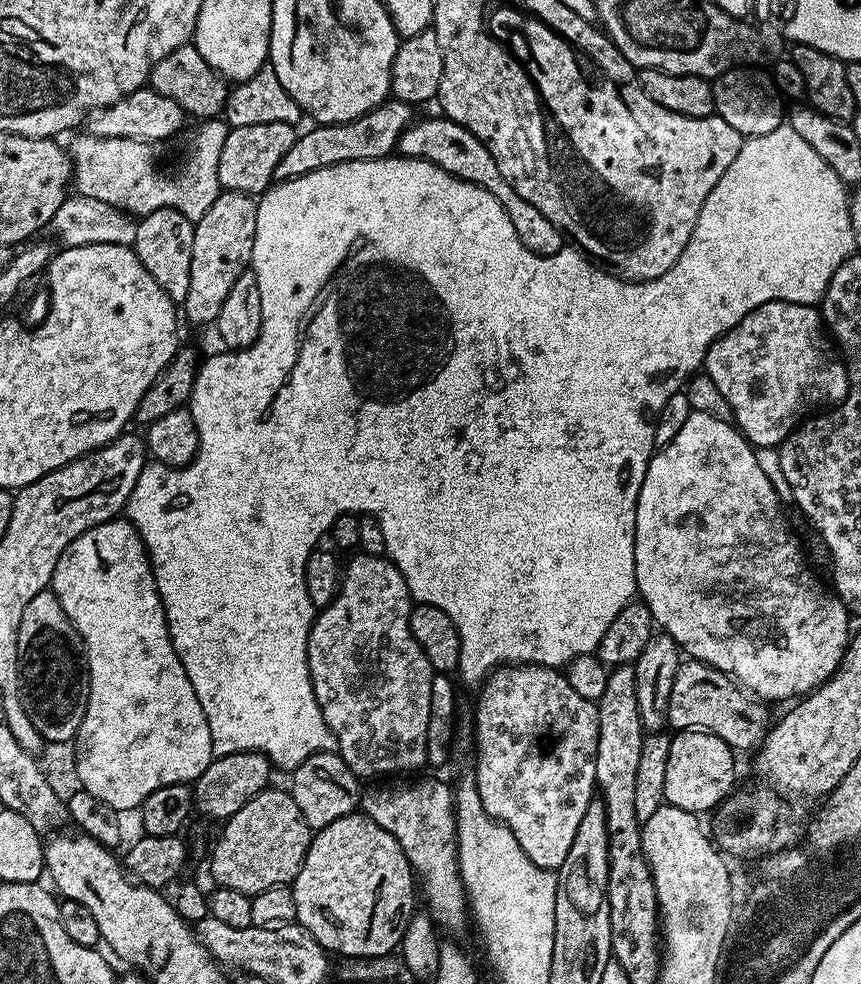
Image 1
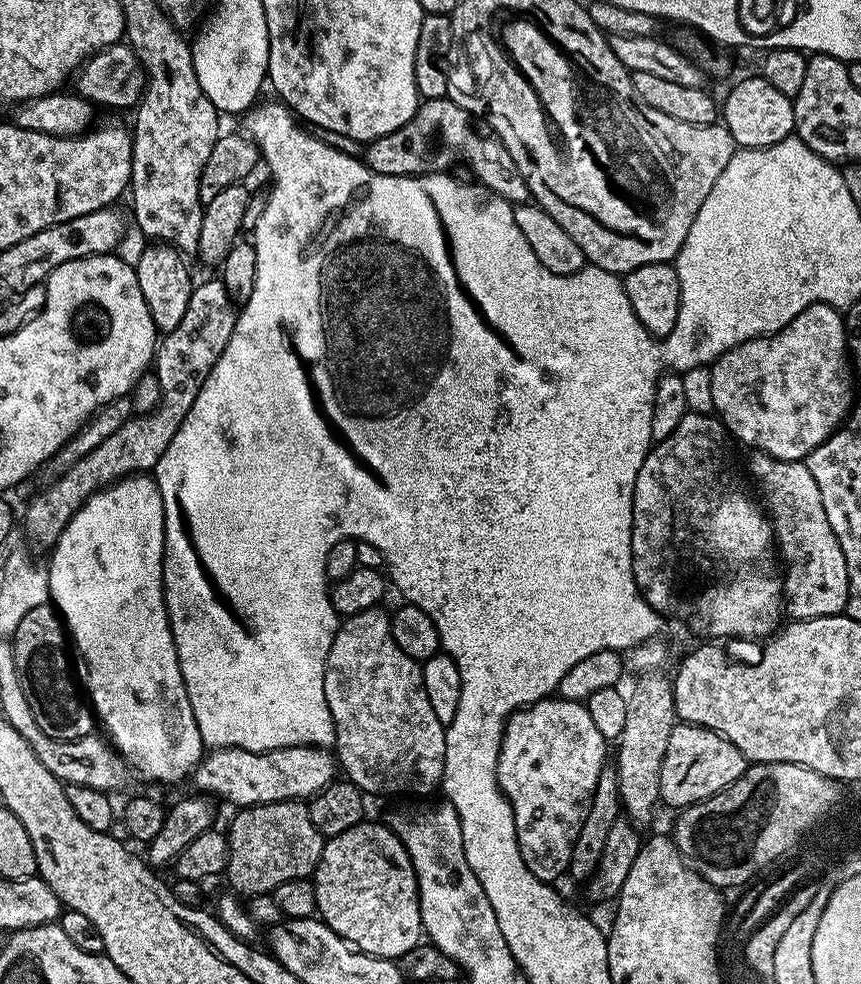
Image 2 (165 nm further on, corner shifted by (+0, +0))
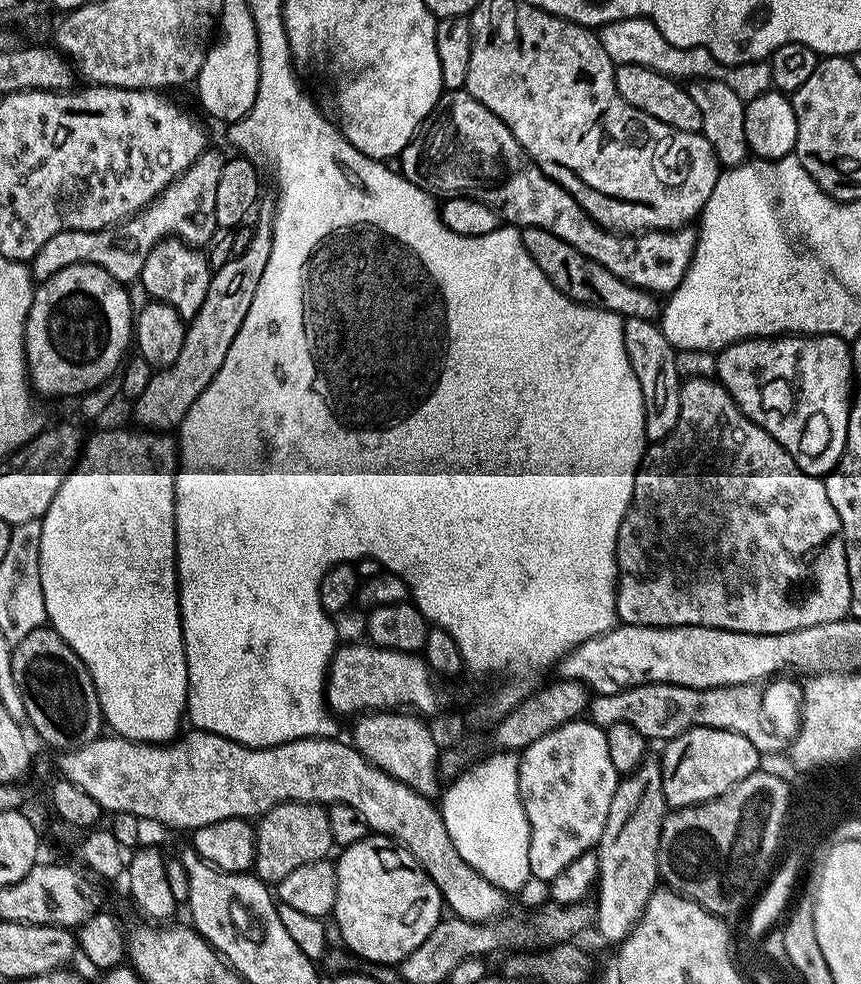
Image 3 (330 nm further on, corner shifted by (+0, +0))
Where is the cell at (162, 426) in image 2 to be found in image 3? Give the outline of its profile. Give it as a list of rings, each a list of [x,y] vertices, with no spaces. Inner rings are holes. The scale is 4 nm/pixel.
[[[261,199],[254,212],[256,224],[254,223],[252,228],[250,242],[245,248],[239,249],[238,254],[233,255],[221,268],[213,271],[210,290],[206,290],[206,298],[203,299],[198,314],[194,314],[194,318],[187,321],[178,359],[169,368],[153,371],[150,386],[146,386],[146,390],[142,390],[142,394],[134,402],[137,420],[135,423],[141,429],[179,429],[190,406],[194,406],[198,394],[202,394],[202,390],[210,386],[214,374],[222,370],[222,362],[226,362],[226,350],[230,350],[230,342],[234,342],[238,330],[242,330],[242,322],[246,322],[250,302],[254,302],[262,270],[266,270],[266,262],[270,262],[273,211],[273,201]]]

